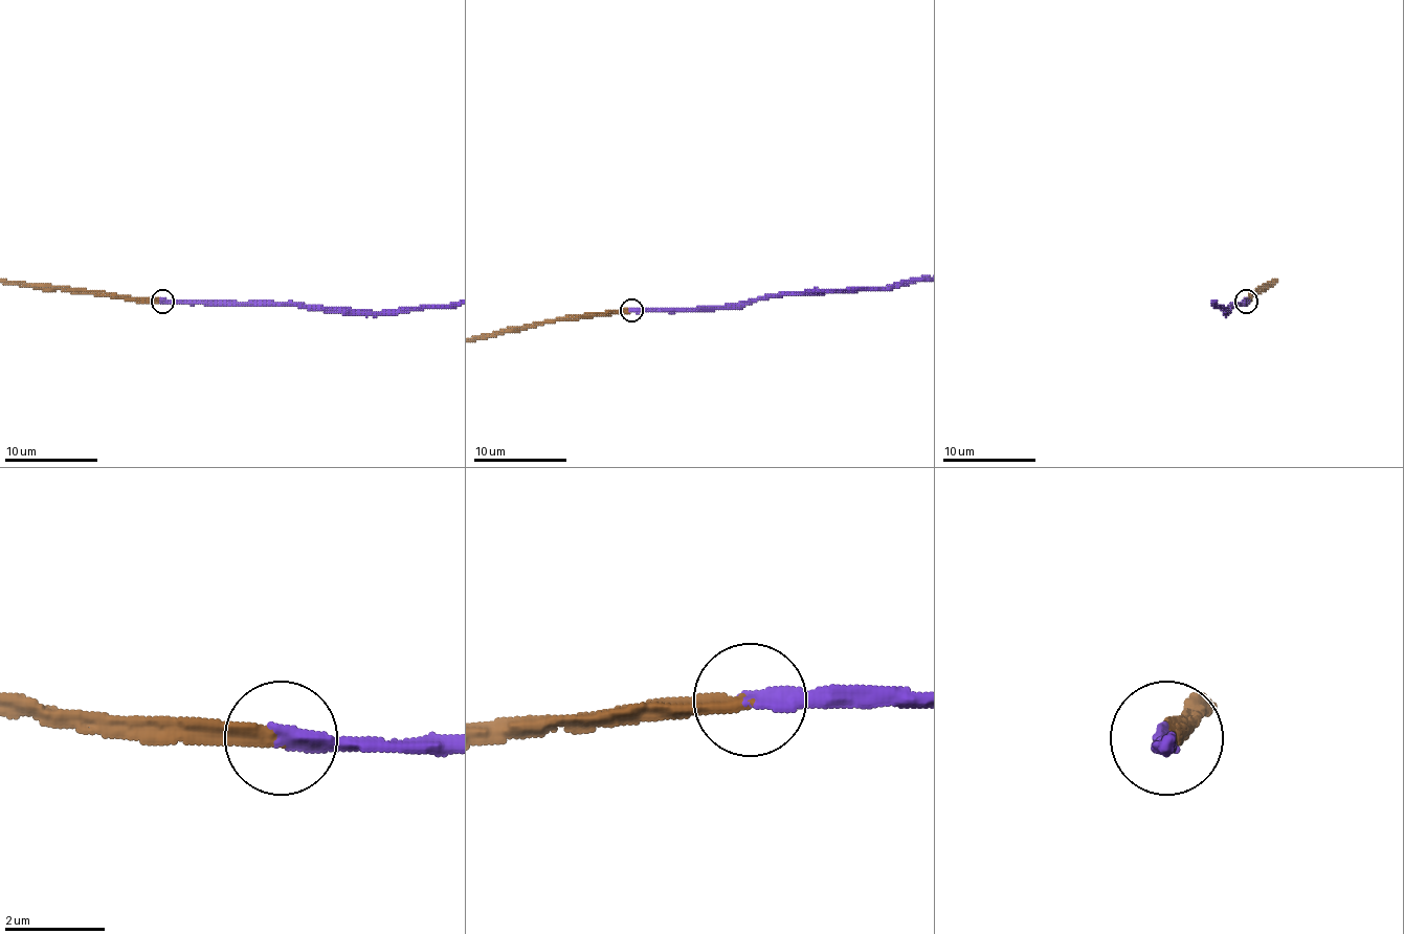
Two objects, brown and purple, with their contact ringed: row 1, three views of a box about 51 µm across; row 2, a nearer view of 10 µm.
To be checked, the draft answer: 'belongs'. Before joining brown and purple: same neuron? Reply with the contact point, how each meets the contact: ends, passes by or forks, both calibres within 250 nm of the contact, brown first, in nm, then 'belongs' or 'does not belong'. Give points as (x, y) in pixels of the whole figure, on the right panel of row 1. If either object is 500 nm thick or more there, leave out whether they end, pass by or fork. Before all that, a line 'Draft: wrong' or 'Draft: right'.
Draft: right
(1246, 301) | brown ends | purple ends | 320/320 nm | belongs

